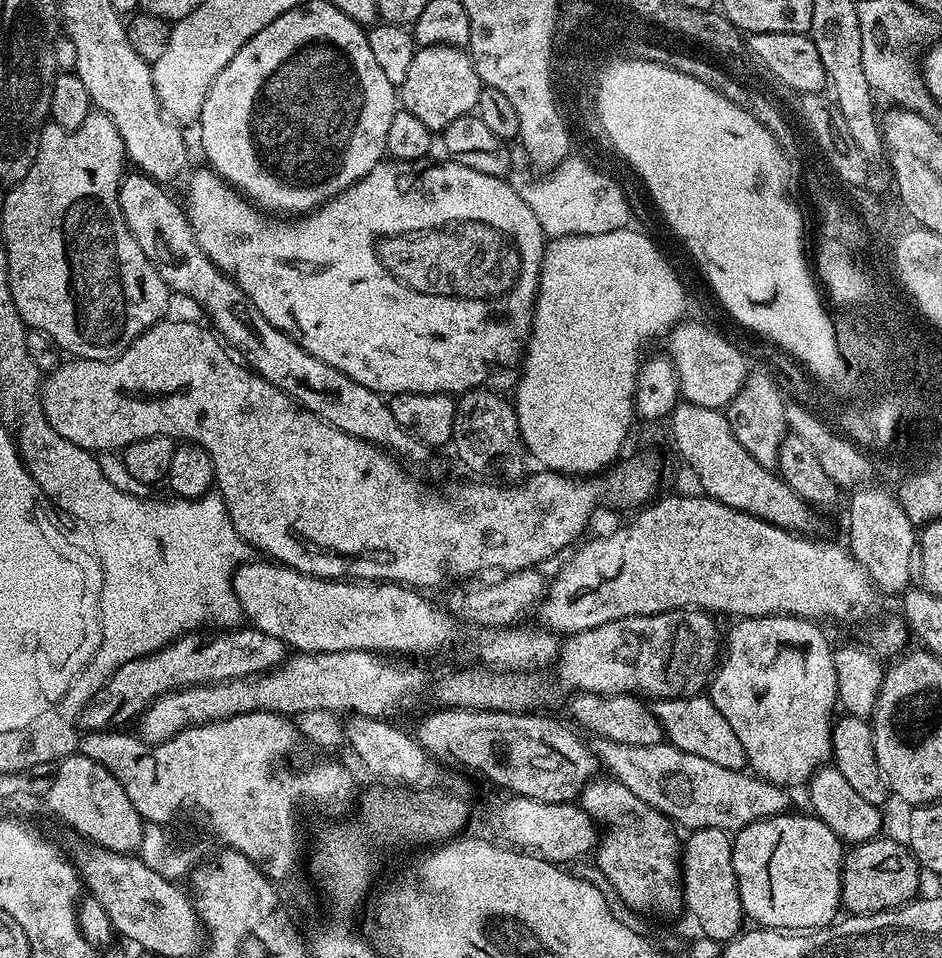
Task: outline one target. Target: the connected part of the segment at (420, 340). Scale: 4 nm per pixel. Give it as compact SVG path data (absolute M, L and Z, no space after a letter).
M444 158L441 164L432 164L433 162L425 162L422 160L394 160L385 159L383 162L374 166L374 170L370 170L370 174L366 174L356 184L350 185L346 191L338 196L327 200L325 204L321 204L319 208L313 208L307 214L297 215L295 218L273 218L271 215L265 214L259 207L253 206L241 193L231 187L211 167L203 166L188 180L188 204L186 200L186 213L188 222L192 227L192 233L196 236L196 241L201 250L208 255L210 262L214 262L214 266L218 267L227 274L236 285L242 289L250 298L250 302L254 302L254 306L262 314L262 318L266 318L266 322L270 322L279 332L285 332L291 336L296 343L301 344L307 352L314 358L318 358L322 362L326 362L326 366L334 366L334 370L342 370L342 374L346 374L350 378L354 378L354 382L358 382L362 386L366 386L371 392L381 394L399 394L401 392L446 392L449 394L463 394L477 389L485 383L483 381L492 372L495 364L505 364L506 367L515 369L521 363L522 353L526 348L528 339L529 325L525 322L531 321L532 309L536 307L536 291L540 285L540 267L542 266L542 258L544 257L544 246L546 237L542 226L538 222L538 218L534 218L534 210L530 210L527 199L523 195L520 196L507 184L504 180L499 180L499 175L491 172L479 172L478 170L470 170L462 162L453 162L451 159Z

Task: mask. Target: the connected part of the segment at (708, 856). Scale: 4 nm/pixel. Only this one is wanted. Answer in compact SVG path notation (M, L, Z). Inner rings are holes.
M697 828L689 836L682 844L684 908L696 919L701 937L719 942L734 940L745 927L746 917L734 874L733 837L720 828Z

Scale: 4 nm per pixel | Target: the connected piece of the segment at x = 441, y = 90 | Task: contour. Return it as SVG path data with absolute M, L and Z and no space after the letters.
M449 44L420 46L414 62L410 62L406 82L398 85L398 100L403 111L414 114L432 133L440 134L454 118L475 113L481 87L478 70L474 70L472 57L464 48L451 48Z

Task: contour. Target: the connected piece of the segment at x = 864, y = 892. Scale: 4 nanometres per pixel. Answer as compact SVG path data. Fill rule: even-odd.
M877 838L847 849L840 874L840 899L853 916L869 916L872 912L889 912L891 908L917 899L920 888L920 863L903 843Z

